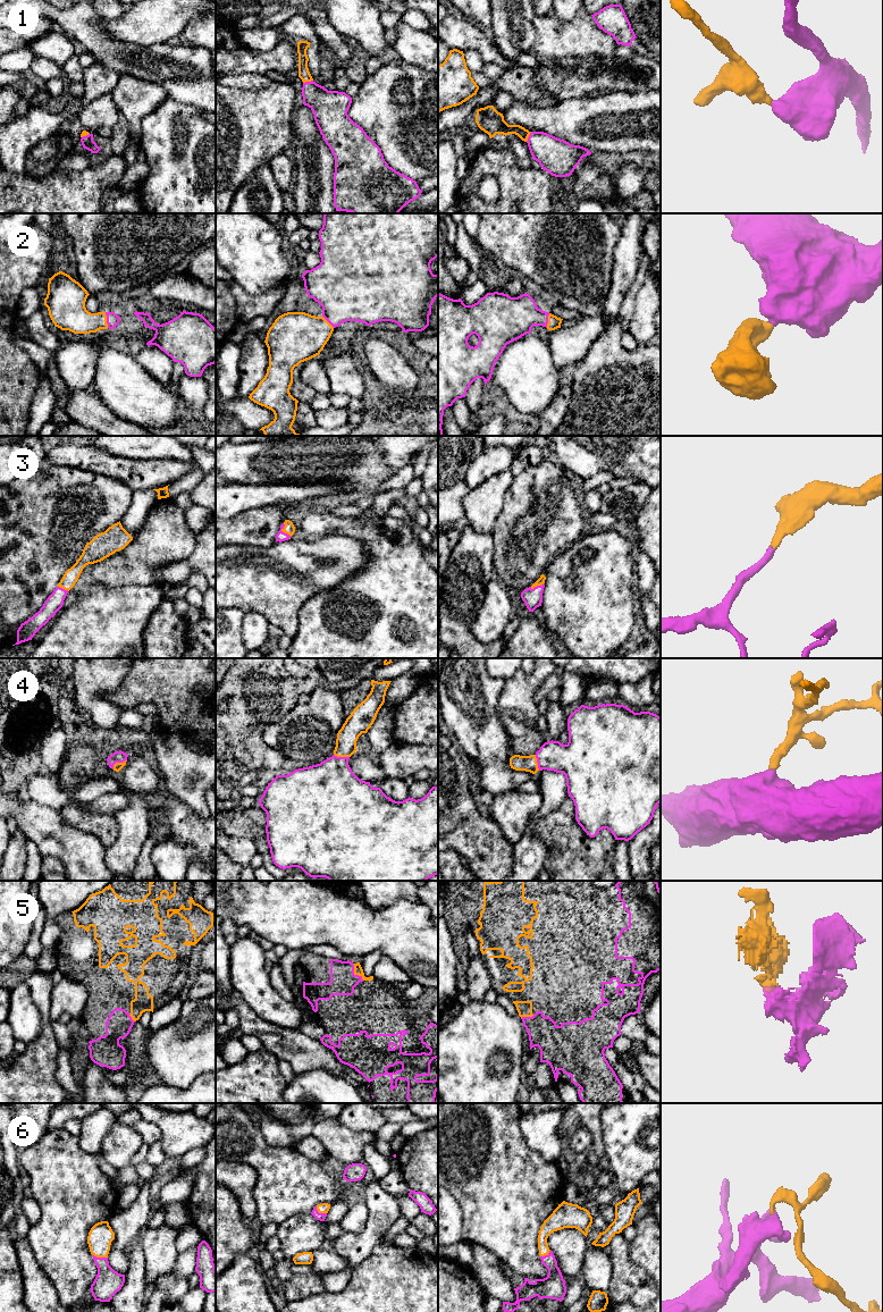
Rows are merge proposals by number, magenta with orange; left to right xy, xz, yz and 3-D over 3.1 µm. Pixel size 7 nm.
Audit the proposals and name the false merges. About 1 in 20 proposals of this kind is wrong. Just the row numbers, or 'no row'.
no row

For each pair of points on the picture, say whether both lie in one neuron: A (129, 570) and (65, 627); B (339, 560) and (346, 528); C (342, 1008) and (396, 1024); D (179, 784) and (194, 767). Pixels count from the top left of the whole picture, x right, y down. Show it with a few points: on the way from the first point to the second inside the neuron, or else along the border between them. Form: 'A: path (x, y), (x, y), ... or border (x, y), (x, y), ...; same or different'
A: border (95, 581), (108, 587), (132, 586); different
B: border (319, 536), (346, 535), (352, 538); different
C: path (355, 1008), (375, 1008), (383, 1016); same
D: path (184, 780), (190, 772); same

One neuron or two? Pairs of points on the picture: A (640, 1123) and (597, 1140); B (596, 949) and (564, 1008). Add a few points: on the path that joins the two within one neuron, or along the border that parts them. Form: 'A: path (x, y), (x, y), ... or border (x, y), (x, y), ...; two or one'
A: border (600, 1115), (600, 1134), (606, 1155); two
B: path (585, 964), (585, 987), (579, 993); one

